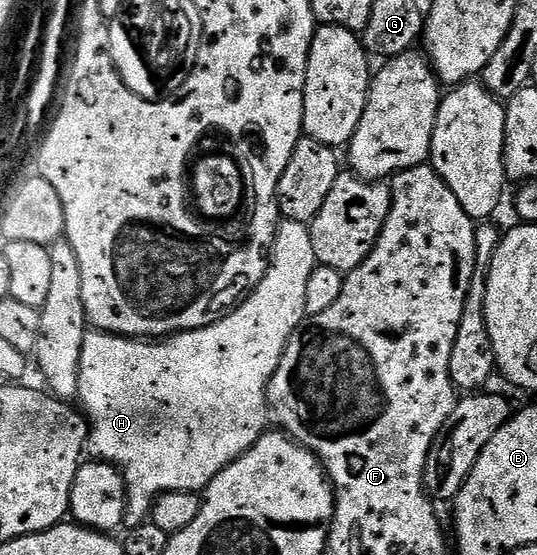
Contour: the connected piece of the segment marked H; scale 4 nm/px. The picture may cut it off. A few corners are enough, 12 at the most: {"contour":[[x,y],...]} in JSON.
{"contour":[[310,229],[212,325],[87,330],[88,451],[125,526],[205,492],[267,430],[307,318]]}

